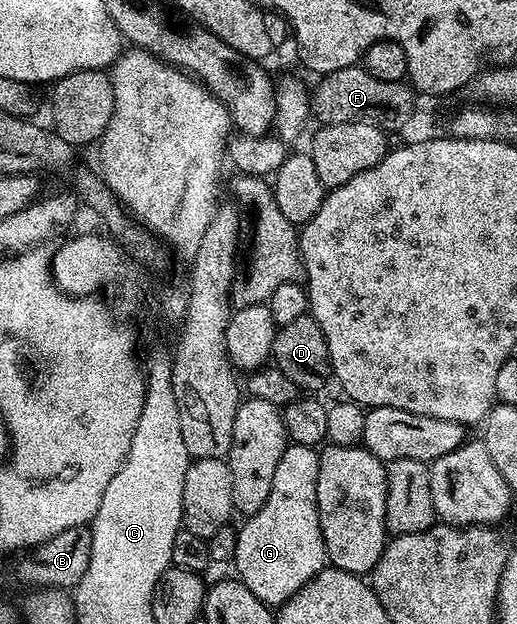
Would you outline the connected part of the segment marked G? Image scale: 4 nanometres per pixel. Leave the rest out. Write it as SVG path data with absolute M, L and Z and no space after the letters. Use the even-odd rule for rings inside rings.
M289 443L275 478L271 481L271 493L259 509L259 513L248 516L237 531L237 548L233 563L241 582L259 597L259 601L270 605L286 603L291 596L311 577L315 577L325 566L325 542L319 525L317 512L317 482L319 481L318 448Z

